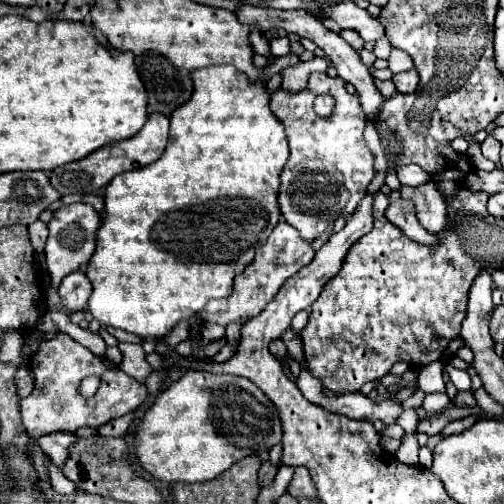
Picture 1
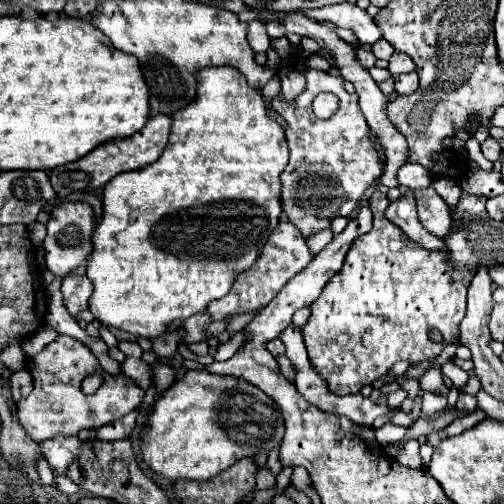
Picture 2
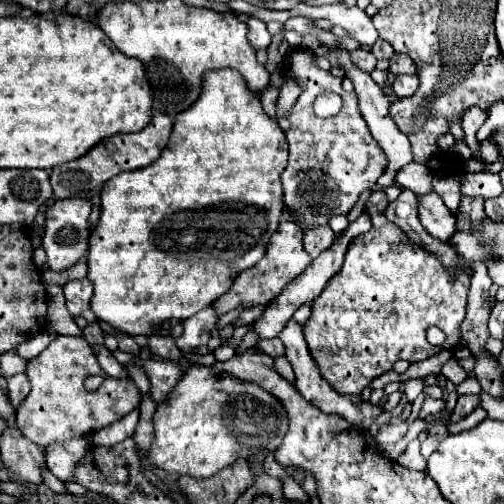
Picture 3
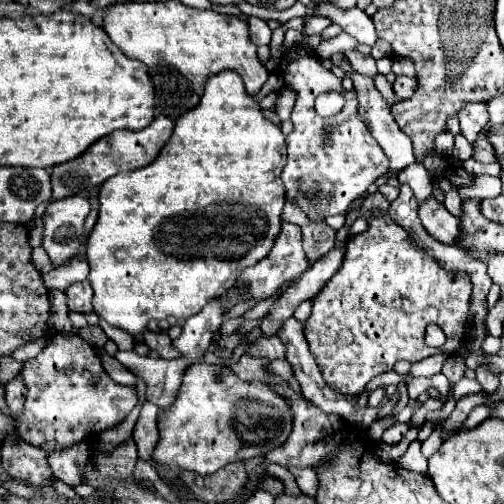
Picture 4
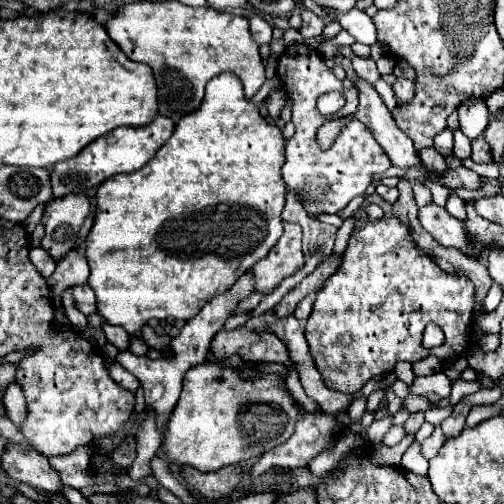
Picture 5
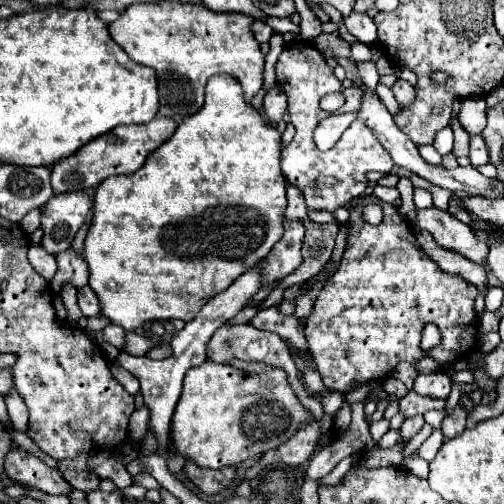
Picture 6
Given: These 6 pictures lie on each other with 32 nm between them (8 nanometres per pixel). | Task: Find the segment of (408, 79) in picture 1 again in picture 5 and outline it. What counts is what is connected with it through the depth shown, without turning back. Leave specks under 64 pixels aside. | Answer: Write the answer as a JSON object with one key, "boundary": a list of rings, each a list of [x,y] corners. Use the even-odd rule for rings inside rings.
{"boundary":[[[398,78],[392,88],[394,88],[398,104],[406,104],[414,96],[414,84],[410,80],[406,80],[406,78]]]}

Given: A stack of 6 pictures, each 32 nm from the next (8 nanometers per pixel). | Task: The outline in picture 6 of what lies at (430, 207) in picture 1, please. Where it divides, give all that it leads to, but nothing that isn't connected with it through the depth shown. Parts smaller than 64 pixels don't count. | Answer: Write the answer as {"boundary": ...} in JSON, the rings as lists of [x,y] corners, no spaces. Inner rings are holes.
{"boundary":[[[440,208],[418,210],[416,220],[418,228],[428,230],[442,248],[448,248],[450,252],[460,252],[460,256],[486,266],[488,244],[484,236],[480,236],[470,226],[462,224],[460,220],[454,220],[454,216]]]}

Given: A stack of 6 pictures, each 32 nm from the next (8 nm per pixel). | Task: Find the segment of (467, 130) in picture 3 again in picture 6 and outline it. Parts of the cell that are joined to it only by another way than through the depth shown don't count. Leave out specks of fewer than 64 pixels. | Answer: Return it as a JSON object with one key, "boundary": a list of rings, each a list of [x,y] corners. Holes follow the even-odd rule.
{"boundary":[[[468,96],[460,106],[460,122],[470,134],[480,134],[486,126],[486,102],[482,96]]]}

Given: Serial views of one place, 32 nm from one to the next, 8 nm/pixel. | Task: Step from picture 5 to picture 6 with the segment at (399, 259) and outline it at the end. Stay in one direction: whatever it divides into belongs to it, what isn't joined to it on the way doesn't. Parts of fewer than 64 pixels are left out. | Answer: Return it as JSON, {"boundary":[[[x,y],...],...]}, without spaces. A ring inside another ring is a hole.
{"boundary":[[[374,198],[372,202],[384,210],[384,220],[378,226],[366,224],[360,212],[368,200],[350,210],[348,244],[340,268],[318,292],[304,328],[308,352],[324,384],[338,392],[346,392],[352,382],[384,380],[400,362],[416,366],[422,356],[430,356],[440,368],[446,368],[466,358],[478,342],[478,320],[474,302],[468,302],[468,282],[442,272],[428,258],[394,206]],[[428,322],[440,328],[442,338],[430,352],[422,352],[420,332]]]}

